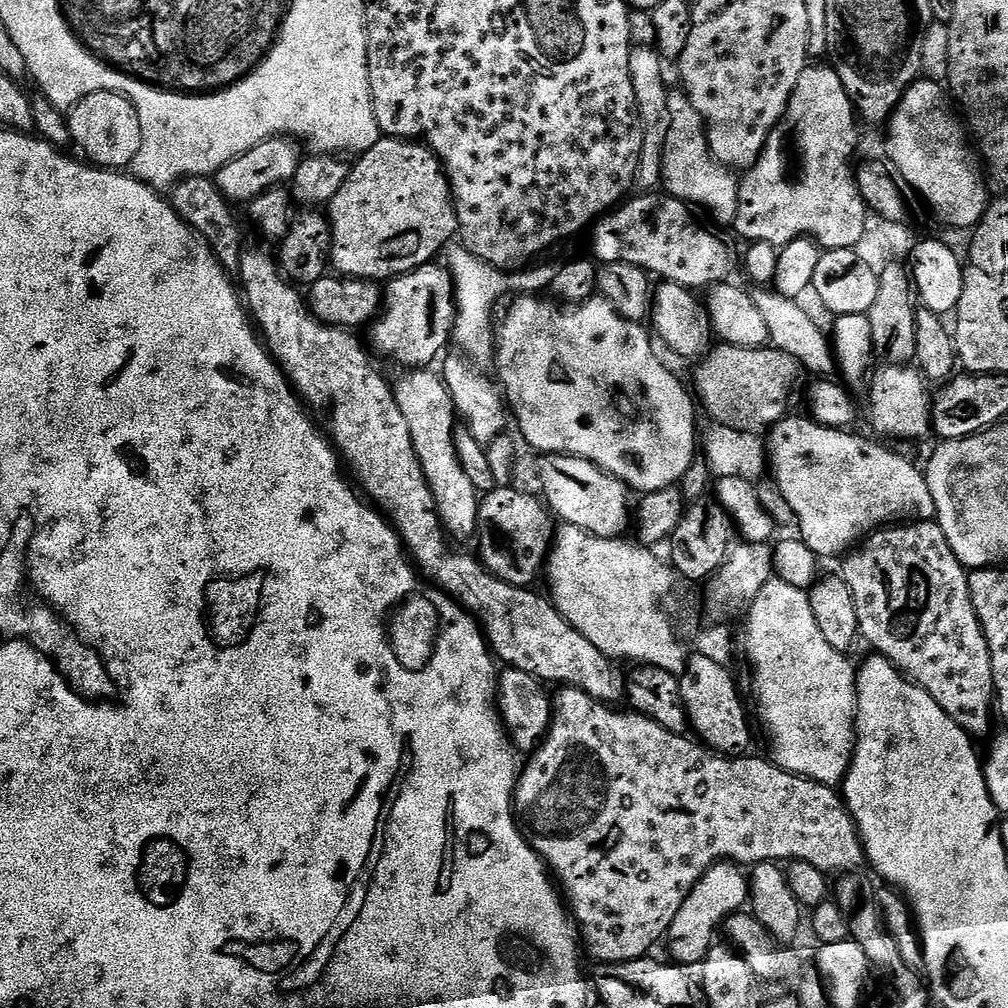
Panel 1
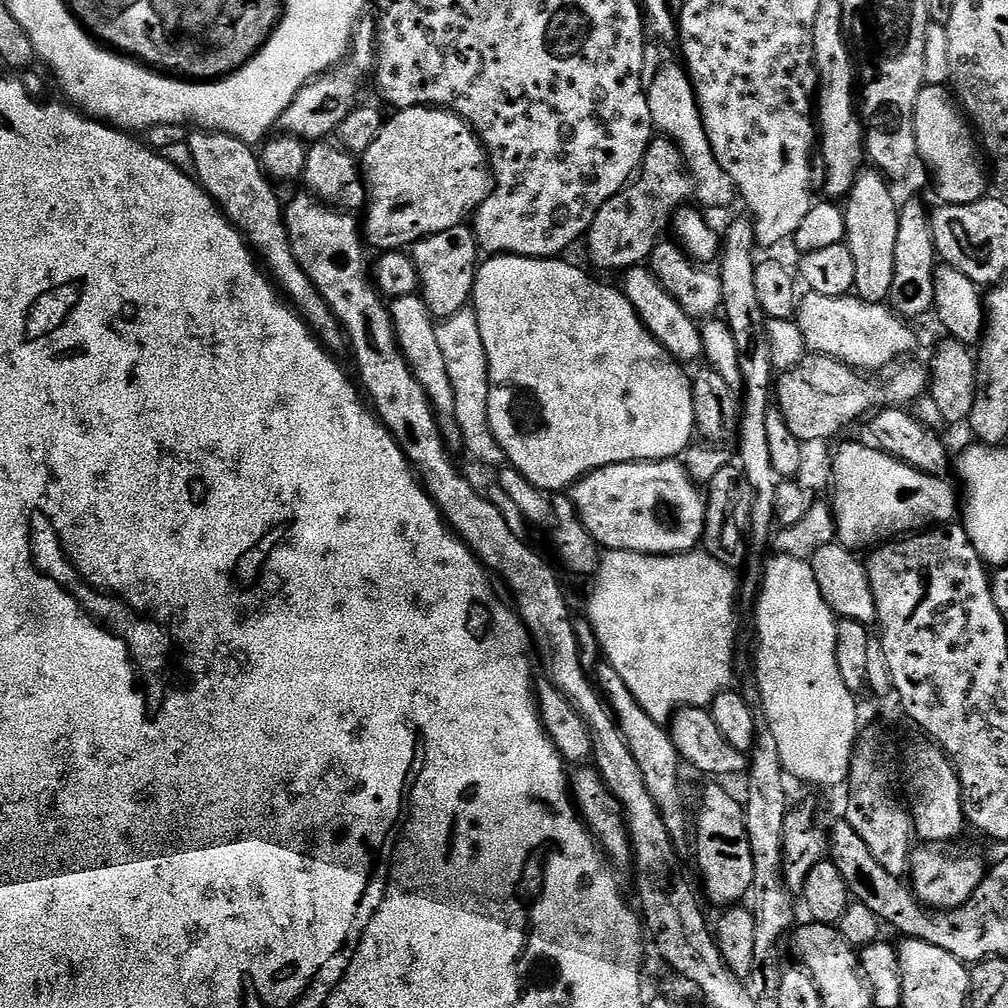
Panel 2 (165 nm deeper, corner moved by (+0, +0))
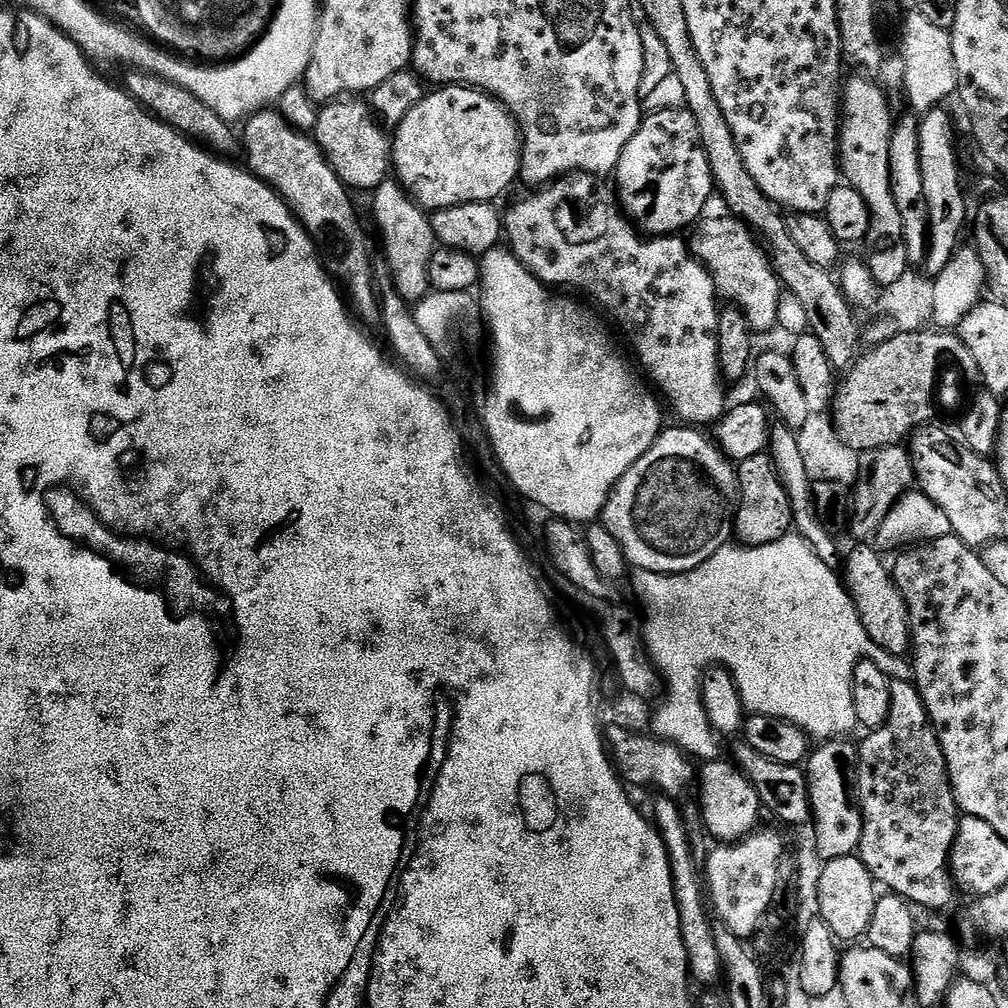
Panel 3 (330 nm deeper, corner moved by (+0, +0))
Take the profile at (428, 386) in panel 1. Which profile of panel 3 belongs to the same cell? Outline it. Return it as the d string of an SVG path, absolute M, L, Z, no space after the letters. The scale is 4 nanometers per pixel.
M395 178L380 183L370 199L380 236L384 239L383 259L392 272L396 293L409 302L422 300L430 292L430 258L438 247L429 213L408 195L404 185Z

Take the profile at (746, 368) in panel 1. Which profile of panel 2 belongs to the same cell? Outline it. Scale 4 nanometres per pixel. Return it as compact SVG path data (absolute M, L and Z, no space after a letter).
M816 354L775 381L774 400L786 418L786 426L790 426L790 434L794 434L801 444L815 440L832 442L843 428L850 427L855 420L863 421L873 410L915 405L929 391L929 369L925 365L923 368L920 364L906 363L889 367L883 373L884 380L867 380L867 375L828 356Z

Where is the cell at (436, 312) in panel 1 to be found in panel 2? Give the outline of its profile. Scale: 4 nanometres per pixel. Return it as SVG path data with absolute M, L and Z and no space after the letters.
M468 226L451 228L440 236L430 236L415 245L414 259L420 275L422 299L437 321L449 320L469 307L481 256L475 231Z

